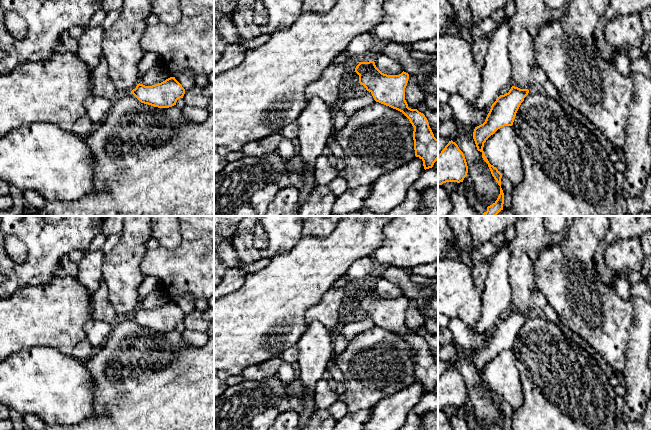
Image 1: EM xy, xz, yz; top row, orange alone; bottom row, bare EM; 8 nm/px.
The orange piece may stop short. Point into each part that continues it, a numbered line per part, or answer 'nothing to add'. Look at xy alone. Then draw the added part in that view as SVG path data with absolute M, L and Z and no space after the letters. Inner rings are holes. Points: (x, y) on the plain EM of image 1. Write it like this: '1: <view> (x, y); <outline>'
nothing to add

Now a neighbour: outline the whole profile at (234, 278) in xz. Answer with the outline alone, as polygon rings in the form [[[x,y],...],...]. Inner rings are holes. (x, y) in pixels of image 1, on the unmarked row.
[[[236,267],[227,268],[220,284],[214,287],[214,299],[230,294],[238,290],[247,277],[247,273]]]

